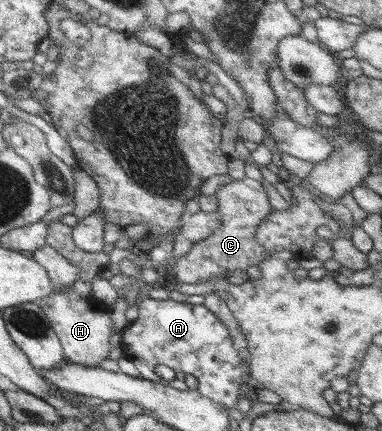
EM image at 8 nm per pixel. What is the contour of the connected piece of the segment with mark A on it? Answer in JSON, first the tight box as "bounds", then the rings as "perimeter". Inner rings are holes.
{"bounds":[120,295,253,408],"perimeter":[[[147,295],[138,299],[139,316],[132,323],[129,323],[120,332],[120,348],[127,360],[134,363],[139,370],[142,379],[167,384],[177,390],[187,390],[195,387],[199,394],[212,402],[218,403],[222,408],[237,408],[238,401],[245,397],[245,392],[241,390],[242,384],[253,385],[249,375],[248,362],[241,362],[227,331],[227,328],[212,314],[205,306],[192,306],[186,303],[168,300],[153,300]],[[155,366],[169,366],[175,371],[175,379],[165,381],[155,374]]]}

